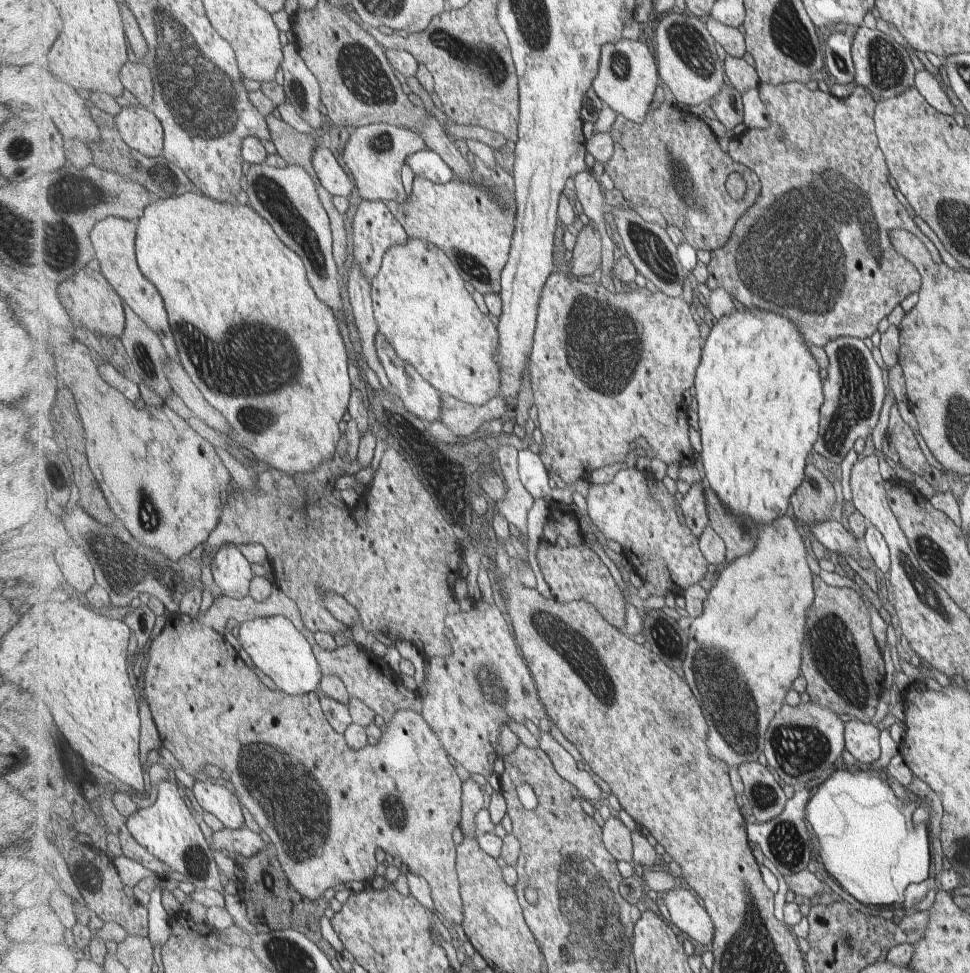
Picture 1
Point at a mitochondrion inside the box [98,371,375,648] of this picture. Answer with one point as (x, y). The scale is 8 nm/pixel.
(156, 516)

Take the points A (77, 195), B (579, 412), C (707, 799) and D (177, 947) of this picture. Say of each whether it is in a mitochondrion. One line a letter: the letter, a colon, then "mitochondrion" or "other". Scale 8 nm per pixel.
A: mitochondrion
B: other
C: other
D: other

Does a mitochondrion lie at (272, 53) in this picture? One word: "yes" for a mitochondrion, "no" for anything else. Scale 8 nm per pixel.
no

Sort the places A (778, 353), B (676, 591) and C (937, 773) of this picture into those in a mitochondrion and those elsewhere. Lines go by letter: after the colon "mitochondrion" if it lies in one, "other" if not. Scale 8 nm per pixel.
A: other
B: other
C: other

